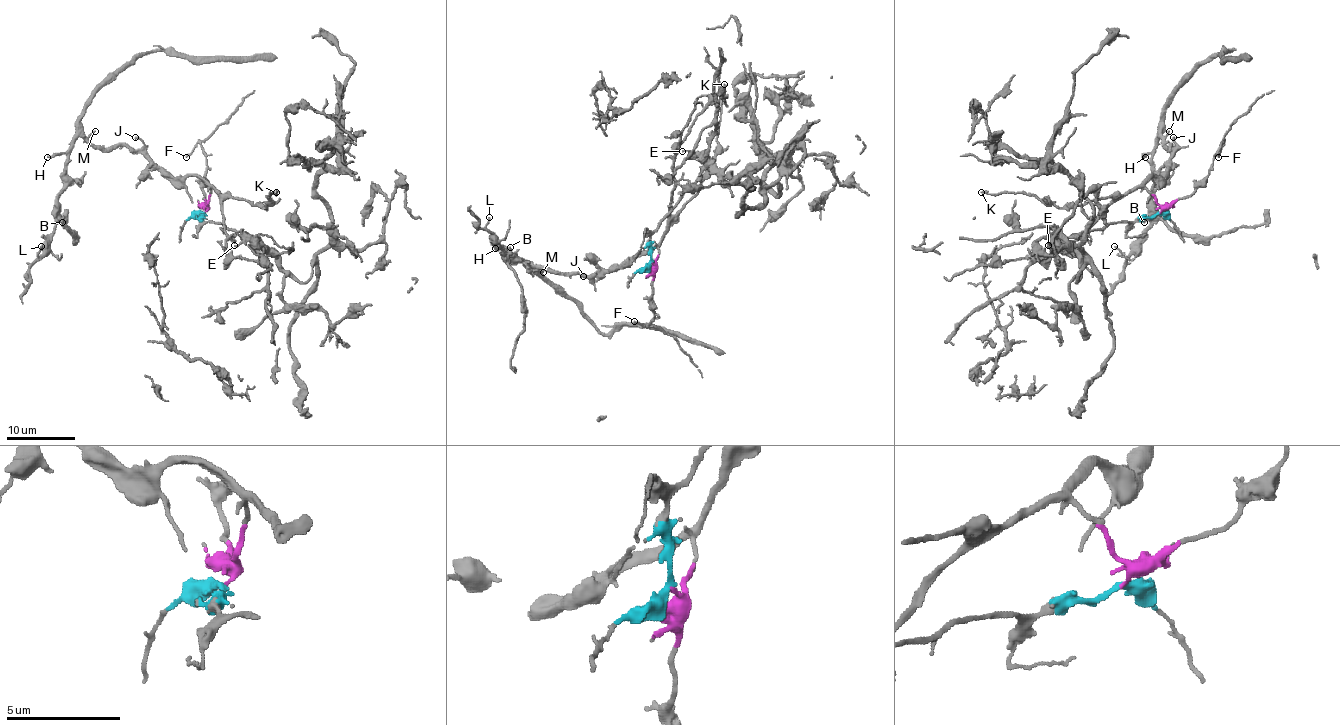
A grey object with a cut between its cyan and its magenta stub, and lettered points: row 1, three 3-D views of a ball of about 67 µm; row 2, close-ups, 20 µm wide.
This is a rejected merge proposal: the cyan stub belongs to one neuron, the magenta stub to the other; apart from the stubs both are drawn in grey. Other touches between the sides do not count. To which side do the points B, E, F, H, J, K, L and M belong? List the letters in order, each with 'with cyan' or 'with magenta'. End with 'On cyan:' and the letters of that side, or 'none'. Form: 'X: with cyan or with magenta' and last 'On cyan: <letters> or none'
B: with magenta
E: with cyan
F: with magenta
H: with magenta
J: with magenta
K: with magenta
L: with magenta
M: with magenta
On cyan: E

